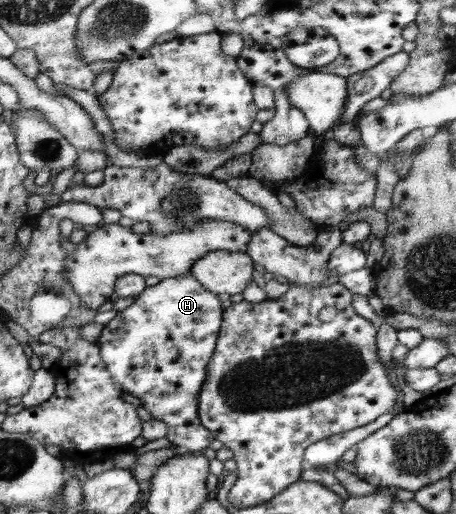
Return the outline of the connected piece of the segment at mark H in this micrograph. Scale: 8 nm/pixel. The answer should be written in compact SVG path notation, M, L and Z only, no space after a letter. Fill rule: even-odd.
M188 271L186 274L163 279L156 286L148 286L135 297L132 305L117 312L109 323L104 325L97 338L102 346L102 357L108 372L121 384L123 392L139 398L153 418L168 425L168 440L181 450L200 453L206 450L215 435L200 424L198 418L198 393L206 380L207 366L215 351L215 344L222 320L222 302L211 290L204 288L203 282Z

